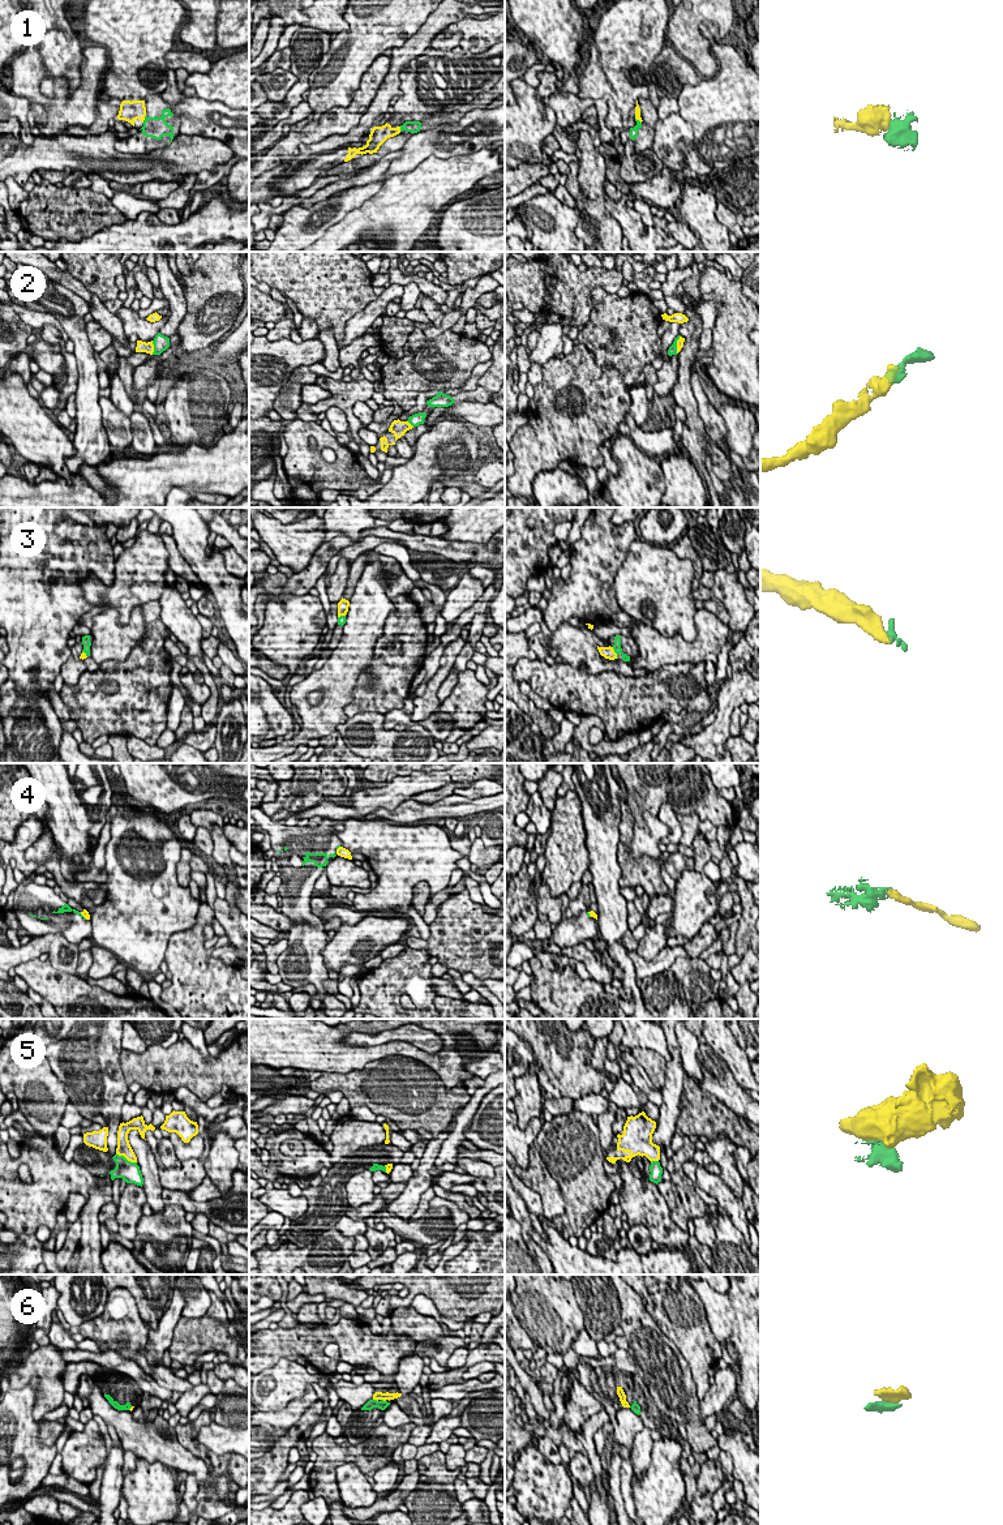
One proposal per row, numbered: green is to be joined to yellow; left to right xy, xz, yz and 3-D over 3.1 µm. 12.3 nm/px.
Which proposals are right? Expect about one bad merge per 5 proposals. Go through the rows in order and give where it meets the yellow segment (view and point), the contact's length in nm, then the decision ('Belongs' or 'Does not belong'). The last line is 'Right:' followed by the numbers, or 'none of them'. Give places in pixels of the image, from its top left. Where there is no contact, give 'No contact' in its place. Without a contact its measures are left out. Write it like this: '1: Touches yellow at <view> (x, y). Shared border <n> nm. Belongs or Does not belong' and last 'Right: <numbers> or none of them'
1: Touches yellow at xy (144, 119). Shared border 100 nm. Does not belong
2: Touches yellow at xy (153, 347). Shared border 180 nm. Belongs
3: Touches yellow at yz (614, 652). Shared border 160 nm. Belongs
4: Touches yellow at xy (84, 916). Shared border 130 nm. Does not belong
5: Touches yellow at xy (127, 1159). Shared border 280 nm. Does not belong
6: Touches yellow at xz (376, 1399). Shared border 70 nm. Belongs
Right: 2, 3, 6

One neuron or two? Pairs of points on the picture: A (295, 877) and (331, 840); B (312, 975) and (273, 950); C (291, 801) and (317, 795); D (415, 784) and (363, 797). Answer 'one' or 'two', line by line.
A: one
B: two
C: one
D: one

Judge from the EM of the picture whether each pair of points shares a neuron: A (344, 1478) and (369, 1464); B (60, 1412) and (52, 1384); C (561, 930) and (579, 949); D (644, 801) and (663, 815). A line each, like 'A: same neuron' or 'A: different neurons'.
A: different neurons
B: different neurons
C: different neurons
D: same neuron

